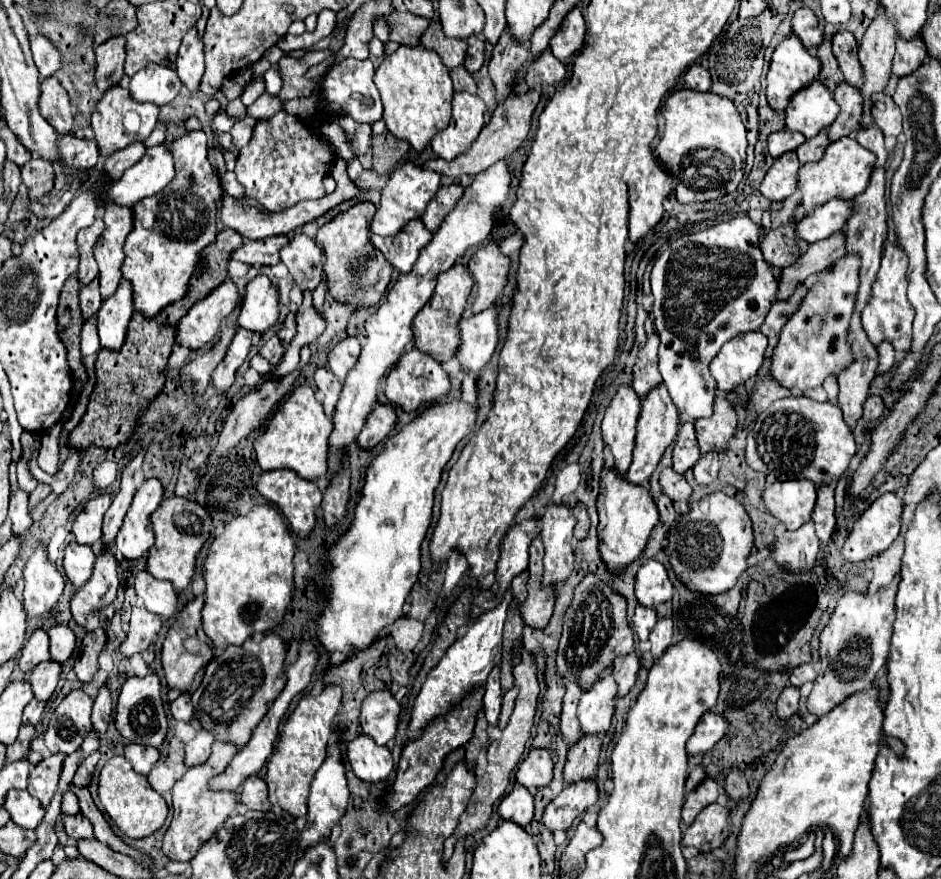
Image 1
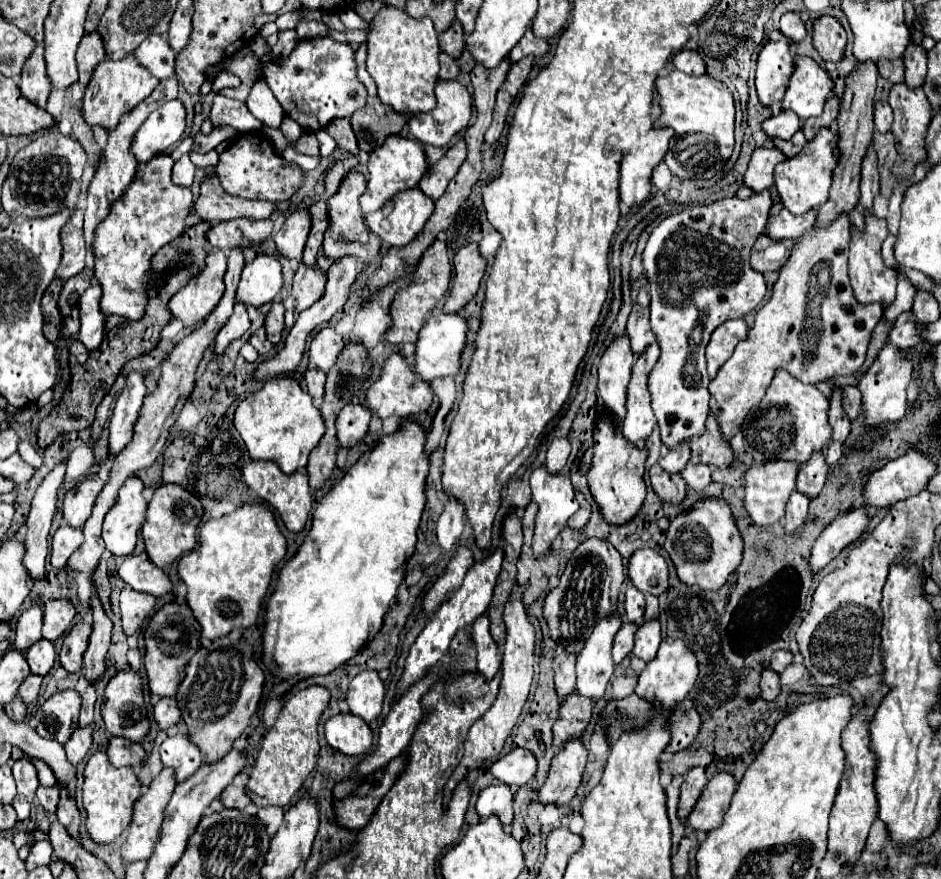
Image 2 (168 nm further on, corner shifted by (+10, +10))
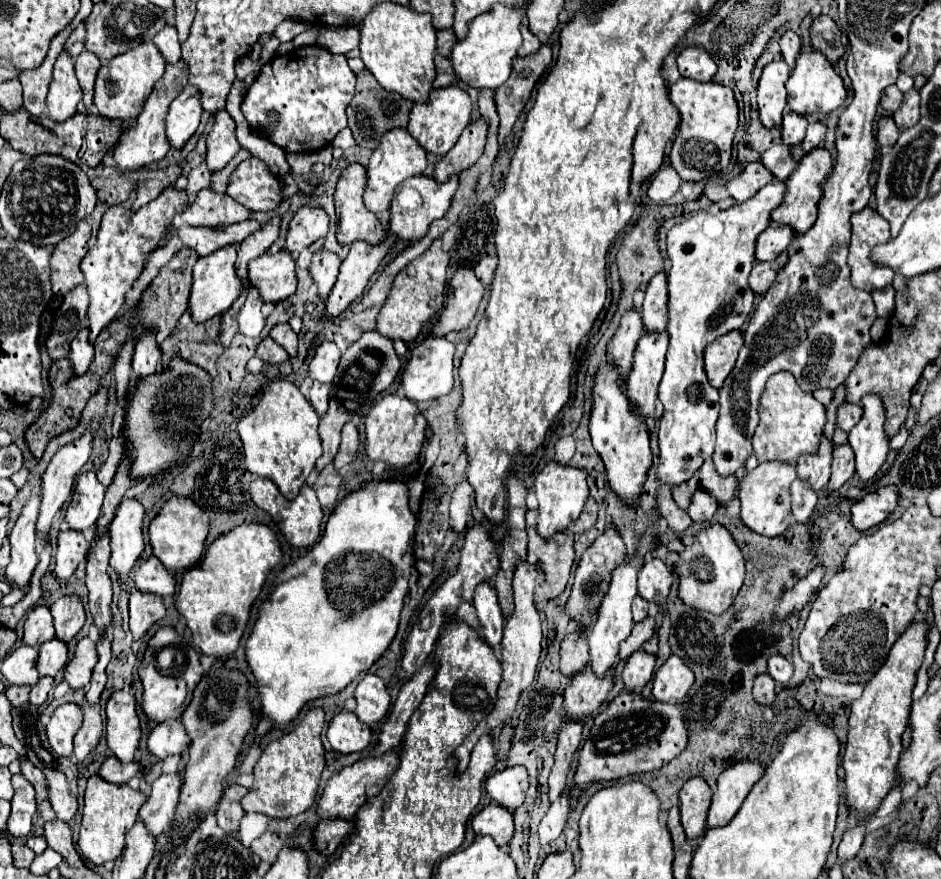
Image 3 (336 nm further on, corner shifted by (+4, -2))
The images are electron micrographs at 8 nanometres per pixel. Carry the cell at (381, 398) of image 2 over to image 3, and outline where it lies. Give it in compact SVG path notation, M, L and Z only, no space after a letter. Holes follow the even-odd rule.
M396 394L384 396L366 416L364 434L366 434L366 456L374 462L384 462L388 468L406 468L410 466L422 450L426 438L426 418L420 414L418 406L408 398L398 398Z

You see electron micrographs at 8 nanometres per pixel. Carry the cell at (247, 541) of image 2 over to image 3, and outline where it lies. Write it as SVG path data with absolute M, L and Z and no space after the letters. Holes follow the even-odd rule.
M240 524L216 538L202 560L182 576L180 592L174 598L176 610L184 616L194 644L206 656L234 654L250 618L250 608L268 572L282 562L280 542L264 524Z

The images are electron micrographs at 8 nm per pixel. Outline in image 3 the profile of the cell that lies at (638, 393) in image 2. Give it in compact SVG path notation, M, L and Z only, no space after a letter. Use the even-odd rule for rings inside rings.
M644 332L642 338L638 340L636 344L636 350L634 350L634 364L632 364L632 370L628 374L628 380L626 380L626 392L628 392L628 398L632 400L632 404L636 406L634 412L644 416L646 420L660 420L662 418L662 402L658 400L658 384L660 384L660 378L664 374L664 356L666 356L666 348L668 348L668 332Z

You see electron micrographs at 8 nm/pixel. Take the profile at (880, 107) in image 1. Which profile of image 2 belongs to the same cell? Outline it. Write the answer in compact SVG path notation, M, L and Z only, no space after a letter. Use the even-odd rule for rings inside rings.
M888 102L874 104L874 124L878 132L888 132L892 126L892 108Z

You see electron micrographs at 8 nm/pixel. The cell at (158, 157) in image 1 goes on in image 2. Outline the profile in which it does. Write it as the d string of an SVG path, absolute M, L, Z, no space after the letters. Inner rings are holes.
M170 100L160 110L152 112L134 136L130 150L136 162L148 162L160 152L174 146L186 126L186 112L180 100Z

